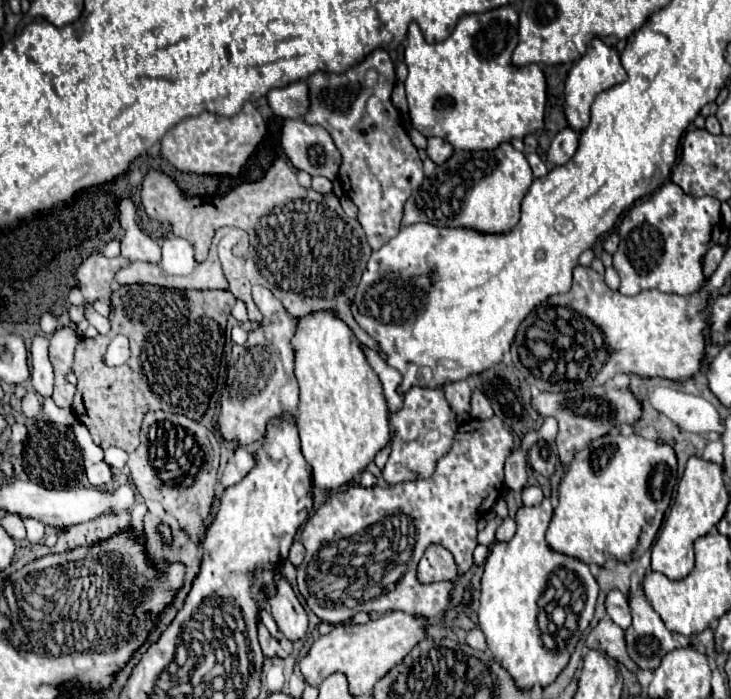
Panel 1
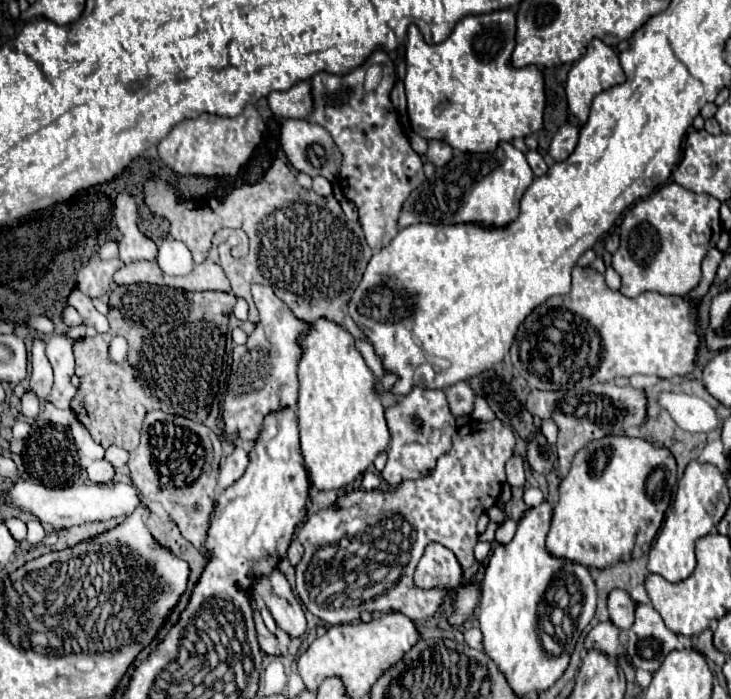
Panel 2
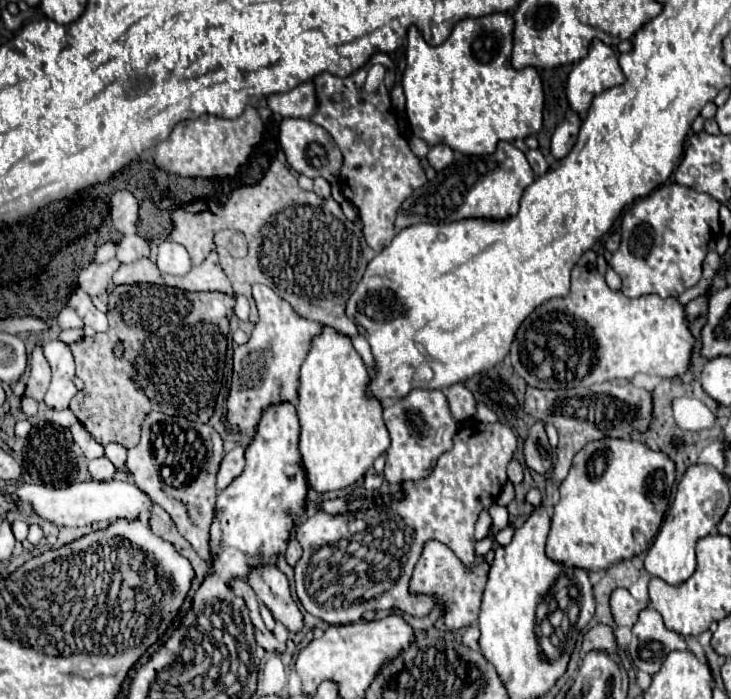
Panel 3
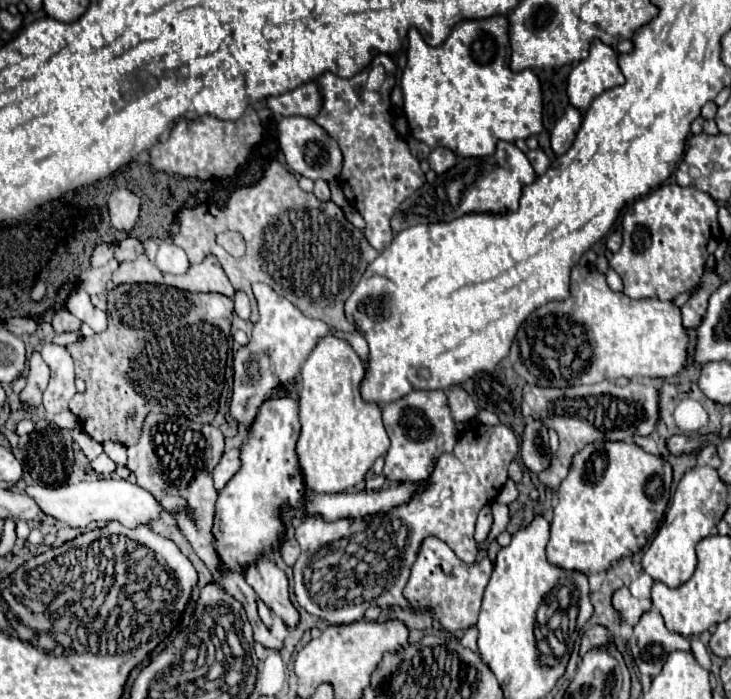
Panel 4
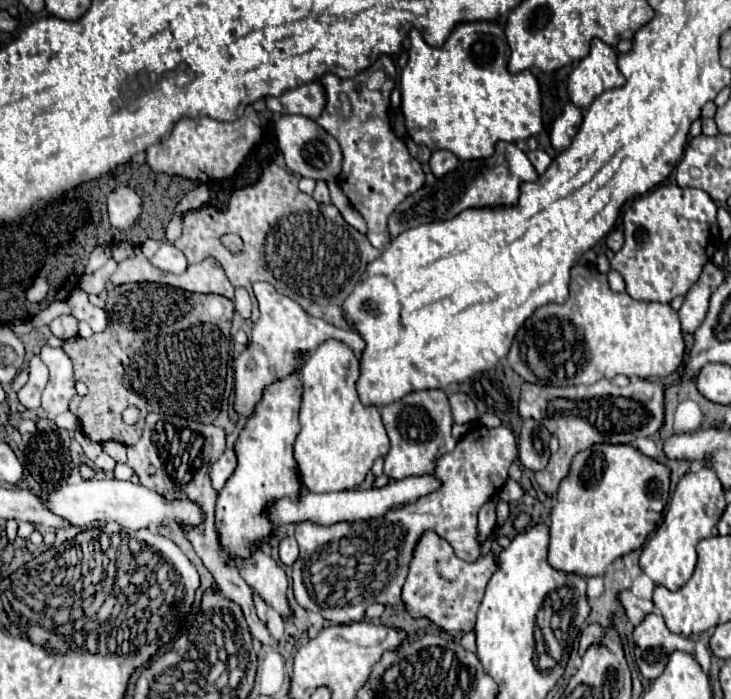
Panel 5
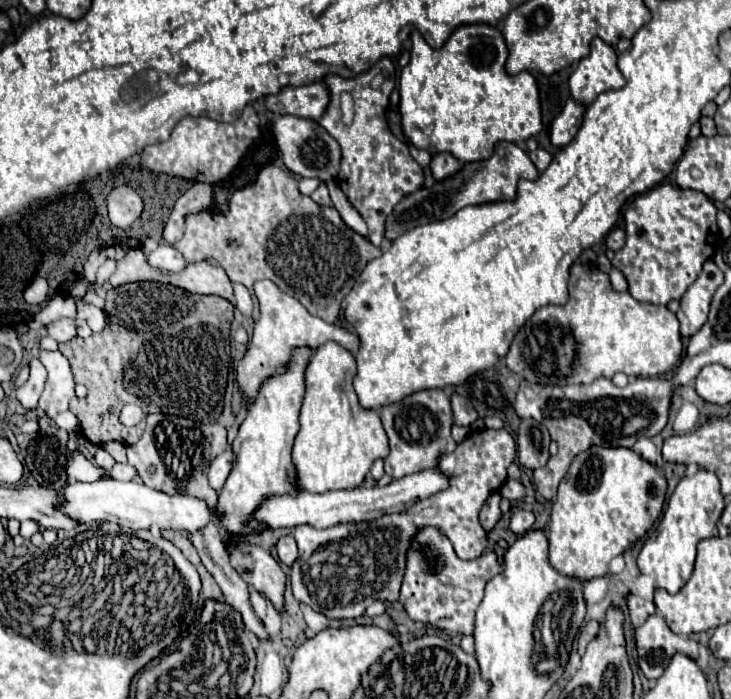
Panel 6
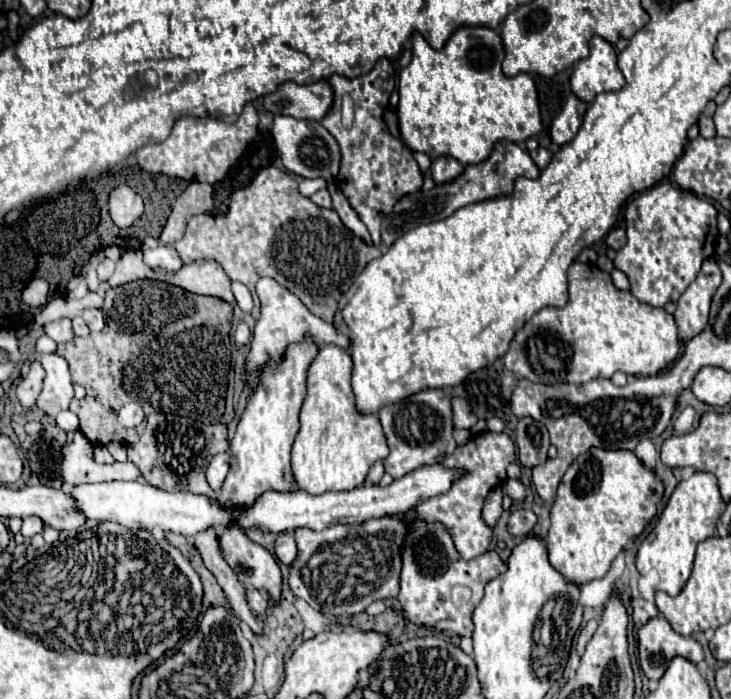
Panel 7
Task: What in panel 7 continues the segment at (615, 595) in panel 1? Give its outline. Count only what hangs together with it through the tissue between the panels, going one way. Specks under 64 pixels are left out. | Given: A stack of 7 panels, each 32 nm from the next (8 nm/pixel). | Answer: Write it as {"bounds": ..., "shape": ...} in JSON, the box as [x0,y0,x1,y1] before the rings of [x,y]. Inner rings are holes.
{"bounds":[632,598,658,628],"shape":[[[632,598],[632,622],[636,628],[646,624],[646,620],[654,618],[658,614],[658,608],[654,602],[648,602],[644,598]]]}

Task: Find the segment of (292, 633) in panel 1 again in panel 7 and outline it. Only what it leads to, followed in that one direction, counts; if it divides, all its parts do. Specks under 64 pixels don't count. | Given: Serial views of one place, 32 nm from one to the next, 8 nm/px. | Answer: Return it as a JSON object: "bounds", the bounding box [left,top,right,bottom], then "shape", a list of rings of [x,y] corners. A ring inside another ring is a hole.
{"bounds":[220,528,282,604],"shape":[[[228,528],[220,534],[226,560],[246,586],[264,590],[276,604],[282,600],[282,572],[272,554],[250,542],[244,530]]]}

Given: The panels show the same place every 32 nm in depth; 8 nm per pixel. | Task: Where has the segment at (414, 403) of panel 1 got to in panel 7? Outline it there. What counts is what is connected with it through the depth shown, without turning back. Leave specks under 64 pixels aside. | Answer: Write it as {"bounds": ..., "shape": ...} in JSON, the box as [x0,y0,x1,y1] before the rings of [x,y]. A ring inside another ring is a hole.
{"bounds":[378,390,456,478],"shape":[[[422,390],[408,396],[404,402],[388,404],[378,412],[382,422],[390,454],[384,460],[384,470],[392,478],[402,478],[406,472],[414,472],[420,466],[438,464],[444,456],[454,452],[456,442],[452,438],[452,408],[450,398],[442,390]]]}

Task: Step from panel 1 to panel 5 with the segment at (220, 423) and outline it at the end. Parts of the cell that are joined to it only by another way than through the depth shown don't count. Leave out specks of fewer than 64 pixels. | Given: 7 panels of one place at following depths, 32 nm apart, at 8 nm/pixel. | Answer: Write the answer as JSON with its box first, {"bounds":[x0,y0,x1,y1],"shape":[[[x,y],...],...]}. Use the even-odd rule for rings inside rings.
{"bounds":[234,282,366,418],"shape":[[[256,282],[253,284],[254,296],[260,302],[260,320],[254,324],[252,338],[248,346],[234,358],[234,372],[236,372],[236,388],[234,388],[234,412],[242,418],[250,418],[256,404],[262,400],[264,390],[274,384],[276,380],[282,380],[290,374],[294,374],[300,364],[304,362],[306,354],[314,352],[314,348],[326,340],[326,338],[336,338],[342,340],[346,346],[354,350],[356,356],[362,356],[366,342],[358,332],[354,330],[340,330],[334,328],[332,324],[326,324],[324,320],[312,318],[294,300],[288,296],[282,296],[270,288],[268,282]]]}

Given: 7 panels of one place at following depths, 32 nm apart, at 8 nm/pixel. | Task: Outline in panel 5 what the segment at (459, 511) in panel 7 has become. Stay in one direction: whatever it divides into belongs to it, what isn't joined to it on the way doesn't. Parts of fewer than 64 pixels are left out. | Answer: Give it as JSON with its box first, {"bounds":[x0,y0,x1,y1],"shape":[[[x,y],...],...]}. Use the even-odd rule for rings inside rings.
{"bounds":[292,424,518,624],"shape":[[[482,424],[472,426],[456,444],[454,452],[444,454],[434,470],[436,480],[440,482],[440,486],[436,490],[432,490],[426,496],[420,496],[416,502],[406,504],[402,508],[390,510],[386,516],[380,518],[372,518],[372,520],[362,520],[362,522],[340,522],[340,524],[330,524],[330,526],[320,526],[314,522],[300,522],[296,524],[296,540],[300,546],[300,558],[296,560],[296,564],[292,566],[292,588],[294,588],[294,596],[298,600],[298,604],[302,608],[306,608],[308,612],[320,614],[322,618],[326,618],[332,624],[348,624],[348,622],[358,622],[364,616],[364,610],[378,602],[384,606],[394,606],[394,604],[404,604],[402,602],[402,586],[406,582],[406,574],[408,574],[408,566],[410,560],[414,556],[414,548],[418,544],[418,540],[428,532],[434,530],[440,538],[444,538],[456,552],[458,558],[466,560],[466,562],[474,562],[480,556],[480,544],[476,540],[476,514],[480,510],[480,506],[484,502],[488,502],[490,498],[494,498],[500,488],[504,486],[506,478],[508,478],[508,466],[514,462],[514,458],[518,456],[518,444],[516,438],[512,434],[510,428],[506,426],[498,426],[498,428],[486,428]],[[342,538],[362,538],[362,542],[358,544],[360,550],[364,552],[362,558],[362,568],[358,568],[358,576],[344,576],[344,582],[340,582],[342,578],[336,576],[334,572],[322,572],[322,570],[314,570],[314,566],[310,564],[314,554],[320,554],[322,550],[328,550],[328,544],[334,544]]]}

